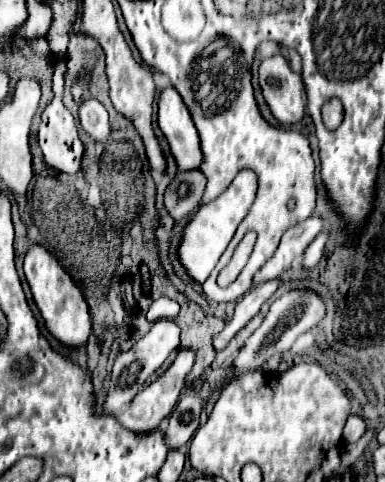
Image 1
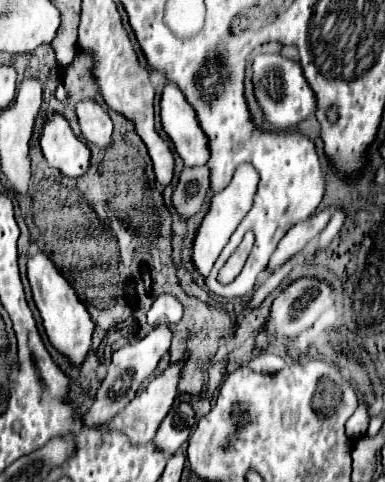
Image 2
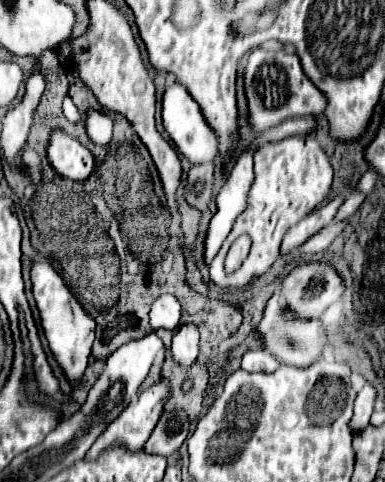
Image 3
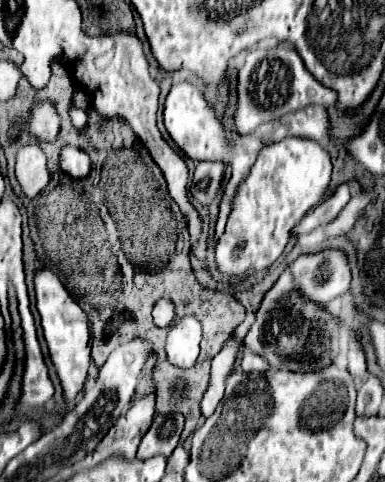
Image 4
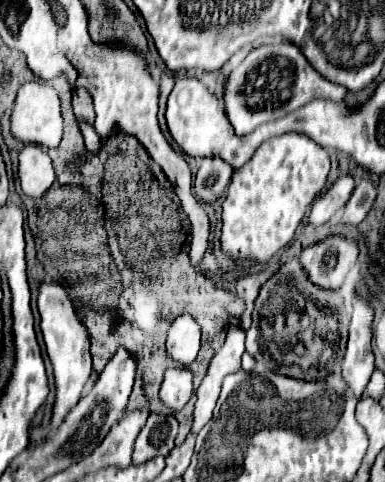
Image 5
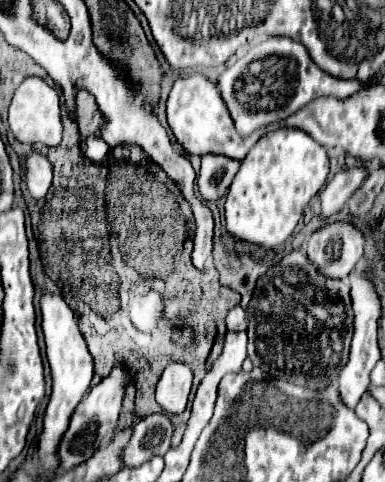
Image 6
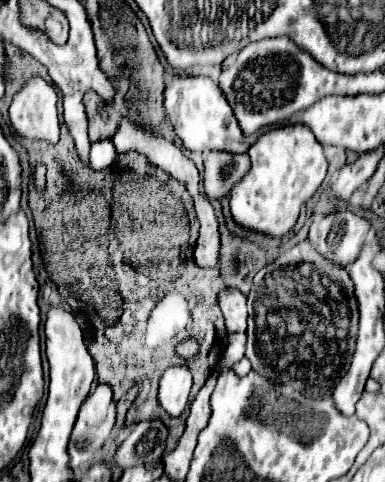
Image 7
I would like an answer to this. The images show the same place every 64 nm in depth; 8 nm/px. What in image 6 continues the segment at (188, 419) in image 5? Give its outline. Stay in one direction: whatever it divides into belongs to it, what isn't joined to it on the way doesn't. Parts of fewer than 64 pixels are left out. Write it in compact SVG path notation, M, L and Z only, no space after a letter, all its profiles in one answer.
M186 408L186 412L184 412L184 414L180 414L180 416L170 416L170 420L172 420L172 426L174 426L172 448L176 448L176 446L180 444L180 440L182 440L182 434L184 434L184 430L186 430L186 420L188 420L188 416L190 416L190 410L188 410L188 408Z

